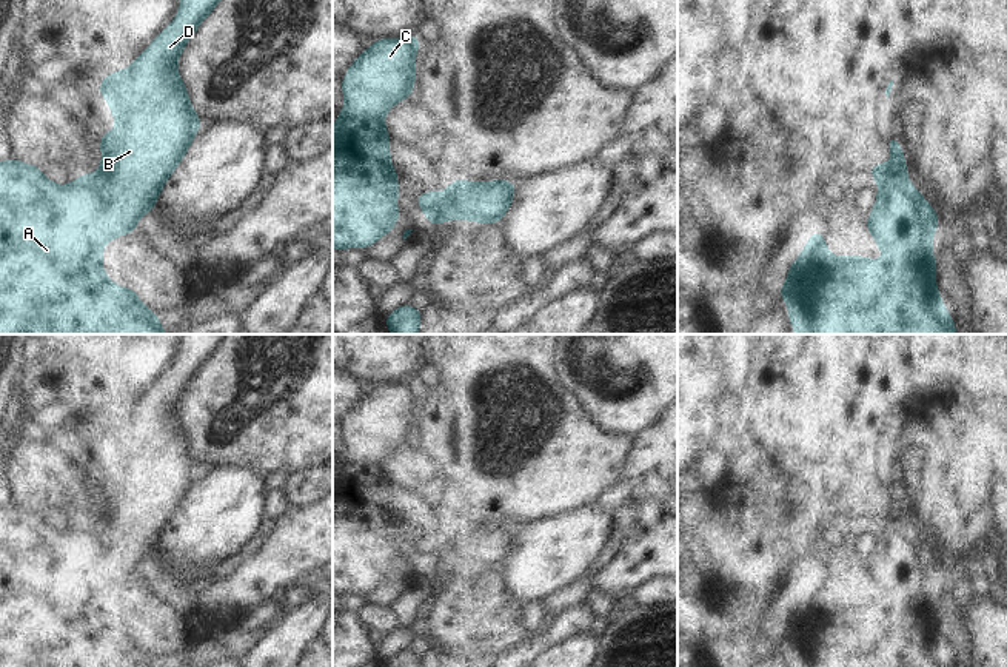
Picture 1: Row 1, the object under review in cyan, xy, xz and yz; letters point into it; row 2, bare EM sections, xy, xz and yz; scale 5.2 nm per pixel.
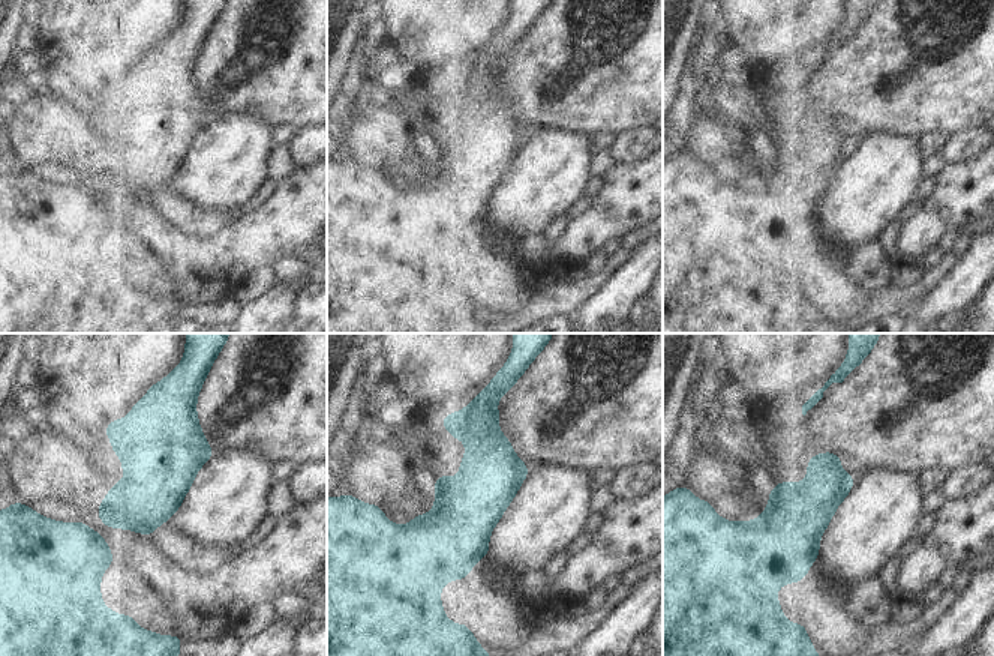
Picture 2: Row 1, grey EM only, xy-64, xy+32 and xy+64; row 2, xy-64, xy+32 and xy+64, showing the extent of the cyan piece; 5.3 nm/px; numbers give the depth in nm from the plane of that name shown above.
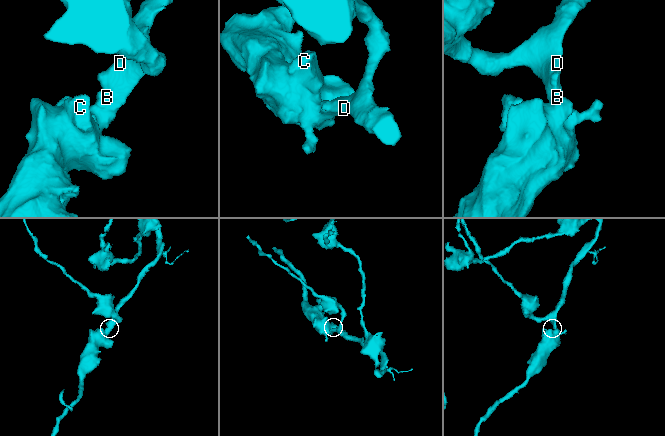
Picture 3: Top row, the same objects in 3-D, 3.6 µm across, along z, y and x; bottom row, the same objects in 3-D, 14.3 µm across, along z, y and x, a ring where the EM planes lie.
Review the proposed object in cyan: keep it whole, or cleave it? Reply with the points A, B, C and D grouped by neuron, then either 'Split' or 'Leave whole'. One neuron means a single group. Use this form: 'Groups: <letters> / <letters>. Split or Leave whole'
Groups: A B C D. Leave whole

